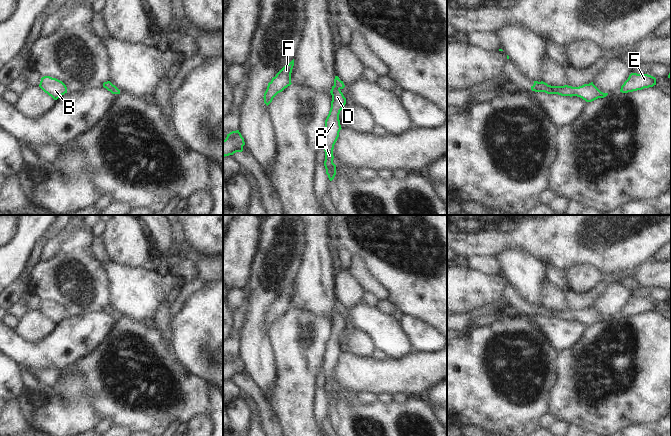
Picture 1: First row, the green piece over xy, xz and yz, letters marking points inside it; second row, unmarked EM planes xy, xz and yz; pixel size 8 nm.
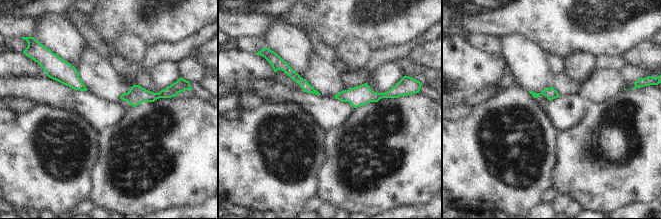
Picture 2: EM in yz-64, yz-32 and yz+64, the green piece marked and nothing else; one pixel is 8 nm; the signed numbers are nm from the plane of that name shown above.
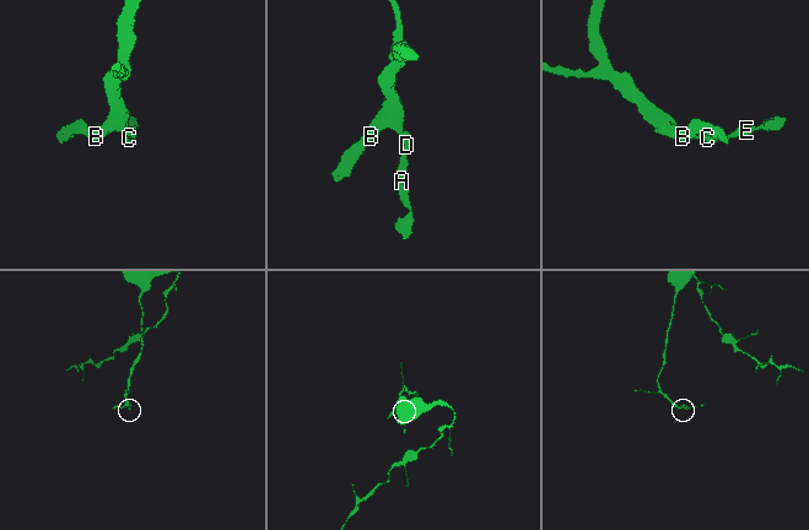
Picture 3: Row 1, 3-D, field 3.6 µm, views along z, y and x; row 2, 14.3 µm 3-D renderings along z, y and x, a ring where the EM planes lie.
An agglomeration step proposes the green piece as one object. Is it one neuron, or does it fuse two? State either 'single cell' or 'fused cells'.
single cell

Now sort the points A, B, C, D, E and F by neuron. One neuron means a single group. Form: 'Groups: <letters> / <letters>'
Groups: A B C D E F

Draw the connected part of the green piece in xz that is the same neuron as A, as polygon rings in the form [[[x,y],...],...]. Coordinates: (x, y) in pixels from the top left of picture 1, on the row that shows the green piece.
[[[335,76],[334,85],[330,91],[332,95],[331,108],[325,120],[323,137],[321,140],[321,147],[325,151],[324,166],[330,181],[332,181],[336,175],[336,165],[333,163],[333,149],[339,137],[339,132],[342,129],[339,114],[346,104],[346,98],[341,92],[344,87],[343,81],[341,81],[338,76]]]

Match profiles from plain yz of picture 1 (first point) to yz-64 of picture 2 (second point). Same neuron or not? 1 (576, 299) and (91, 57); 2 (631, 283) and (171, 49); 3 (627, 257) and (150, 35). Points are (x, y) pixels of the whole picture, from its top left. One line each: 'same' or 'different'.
1: different
2: different
3: same

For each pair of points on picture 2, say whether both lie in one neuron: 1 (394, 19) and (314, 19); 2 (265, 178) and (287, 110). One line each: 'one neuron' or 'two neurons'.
1: one neuron
2: one neuron

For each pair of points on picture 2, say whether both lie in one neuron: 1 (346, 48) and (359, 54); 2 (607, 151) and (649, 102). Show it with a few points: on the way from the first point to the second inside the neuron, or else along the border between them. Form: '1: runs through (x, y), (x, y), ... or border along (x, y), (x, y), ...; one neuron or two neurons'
1: runs through (349, 51), (356, 54); one neuron
2: runs through (620, 143), (646, 115); one neuron

